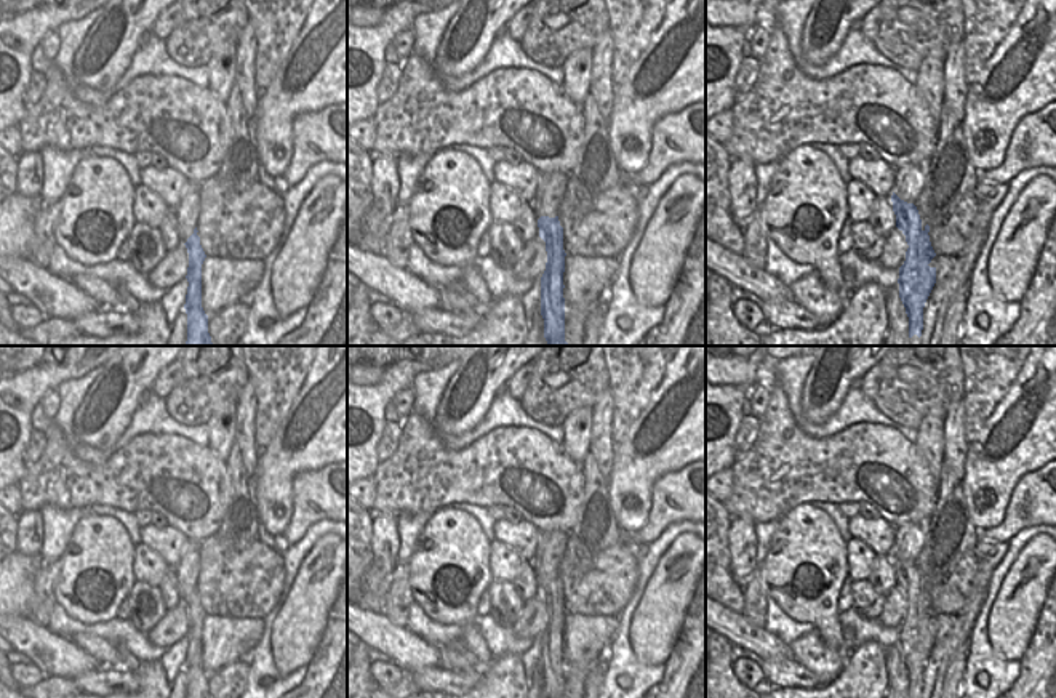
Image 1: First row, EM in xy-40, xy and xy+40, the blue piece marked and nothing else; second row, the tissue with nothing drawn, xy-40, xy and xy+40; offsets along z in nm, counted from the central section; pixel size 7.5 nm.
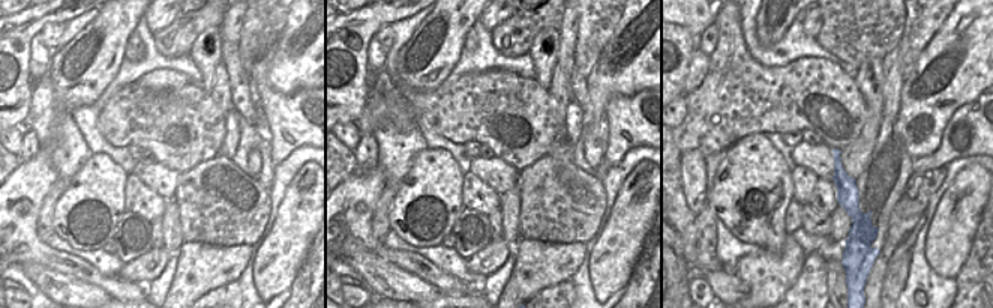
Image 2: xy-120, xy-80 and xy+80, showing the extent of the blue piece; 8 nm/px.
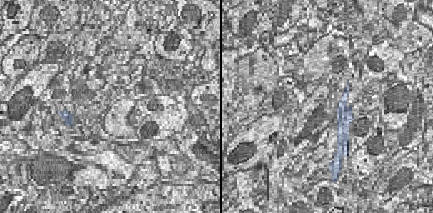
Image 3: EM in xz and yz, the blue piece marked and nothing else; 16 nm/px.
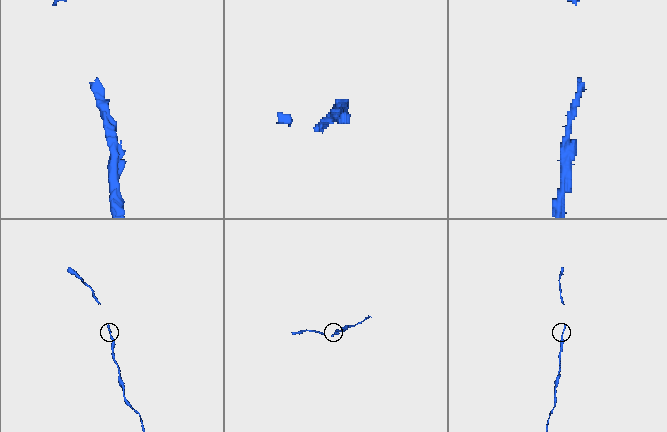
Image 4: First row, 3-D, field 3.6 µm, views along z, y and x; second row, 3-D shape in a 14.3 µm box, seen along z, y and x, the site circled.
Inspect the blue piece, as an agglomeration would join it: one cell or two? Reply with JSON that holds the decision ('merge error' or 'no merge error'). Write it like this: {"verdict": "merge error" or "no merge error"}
{"verdict": "no merge error"}

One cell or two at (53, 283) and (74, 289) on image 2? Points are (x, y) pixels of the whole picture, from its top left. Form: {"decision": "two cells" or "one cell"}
{"decision": "one cell"}

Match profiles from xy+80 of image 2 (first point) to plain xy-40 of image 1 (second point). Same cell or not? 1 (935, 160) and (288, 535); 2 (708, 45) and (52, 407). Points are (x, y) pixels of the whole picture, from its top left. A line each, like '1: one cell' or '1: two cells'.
1: one cell
2: one cell

